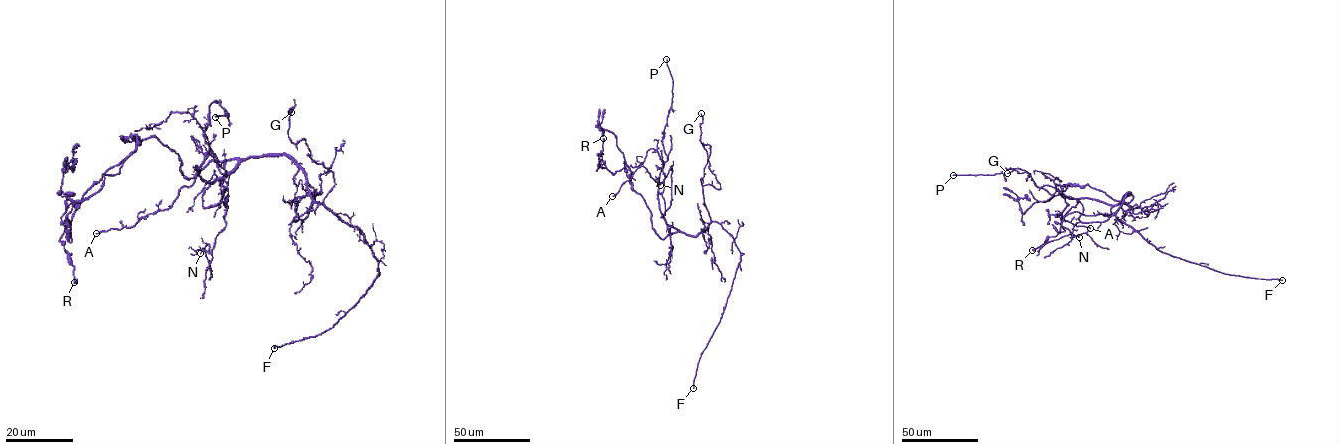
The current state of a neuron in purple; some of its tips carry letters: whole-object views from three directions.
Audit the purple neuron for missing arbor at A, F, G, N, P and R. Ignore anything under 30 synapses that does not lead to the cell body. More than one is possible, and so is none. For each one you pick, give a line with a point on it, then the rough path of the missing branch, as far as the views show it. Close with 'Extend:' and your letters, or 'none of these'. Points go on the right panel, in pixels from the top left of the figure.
F: at (1282, 280)
Extend: F

